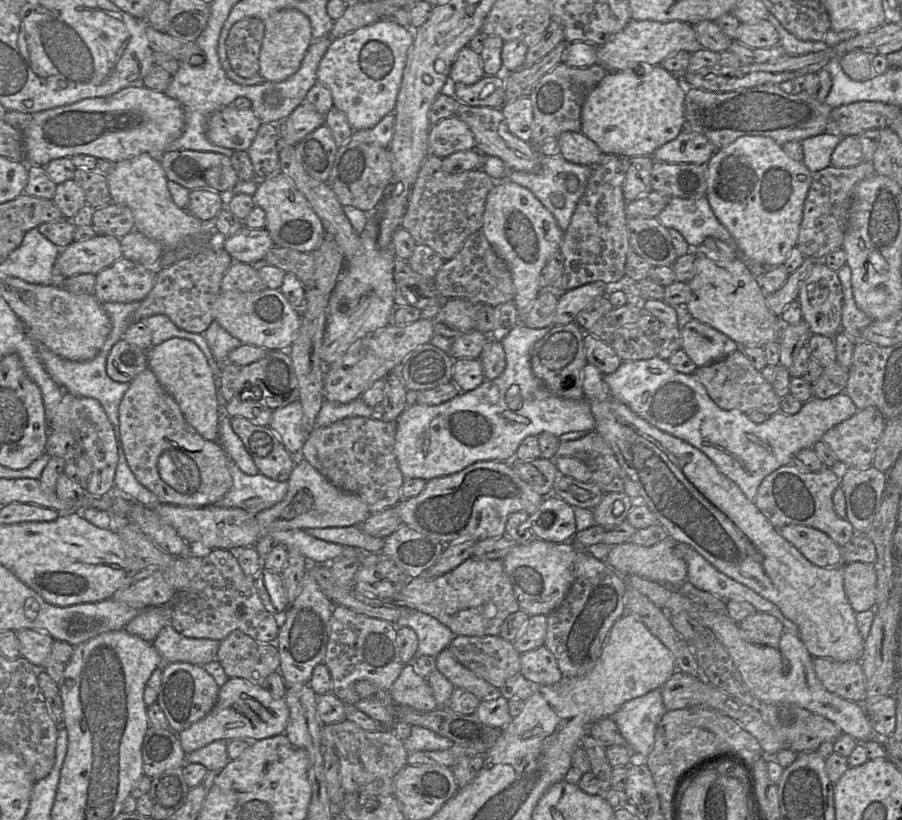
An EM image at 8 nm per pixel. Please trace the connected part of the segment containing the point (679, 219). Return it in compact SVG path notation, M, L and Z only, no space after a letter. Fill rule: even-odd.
M671 197L657 218L667 229L679 231L693 250L701 246L708 237L715 237L735 246L734 238L715 216L707 197Z

